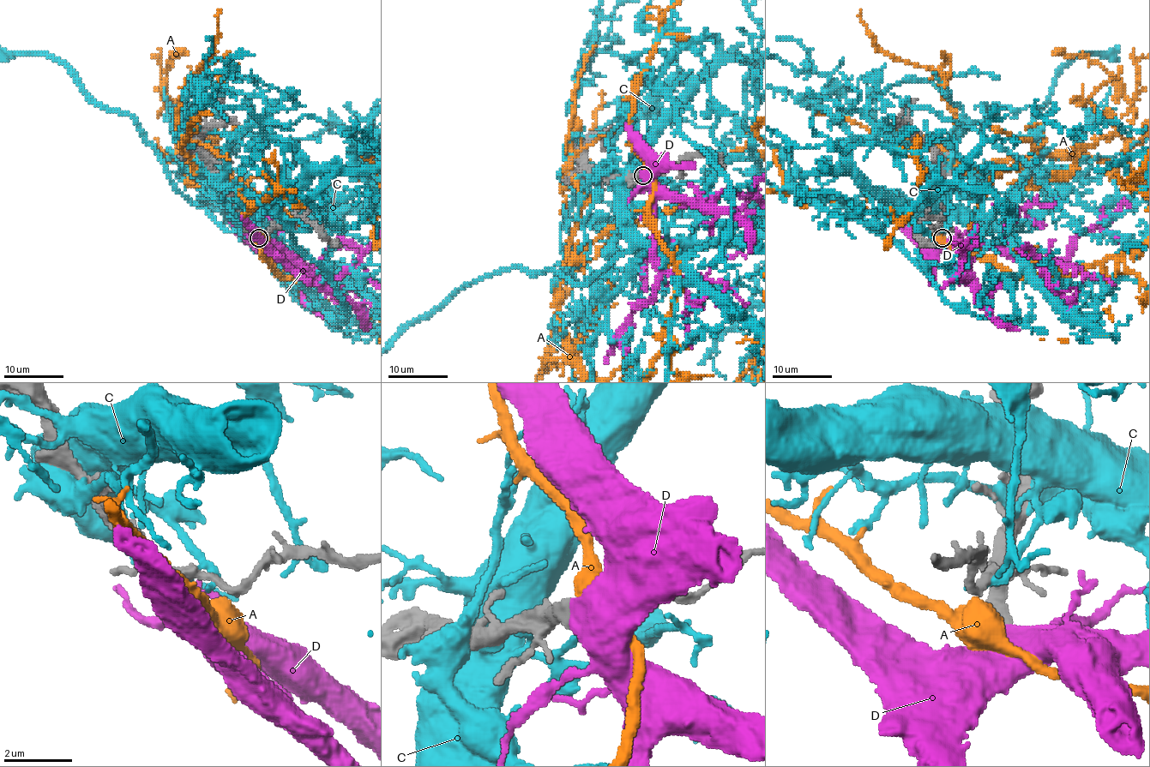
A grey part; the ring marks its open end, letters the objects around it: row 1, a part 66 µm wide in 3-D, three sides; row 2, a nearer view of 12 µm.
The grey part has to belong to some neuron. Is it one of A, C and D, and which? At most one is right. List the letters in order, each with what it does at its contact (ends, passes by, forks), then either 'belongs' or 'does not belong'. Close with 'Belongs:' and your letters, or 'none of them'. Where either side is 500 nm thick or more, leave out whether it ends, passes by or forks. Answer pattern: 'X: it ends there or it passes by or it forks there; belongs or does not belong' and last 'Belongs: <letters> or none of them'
A: does not belong
C: it passes by; does not belong
D: belongs
Belongs: D

